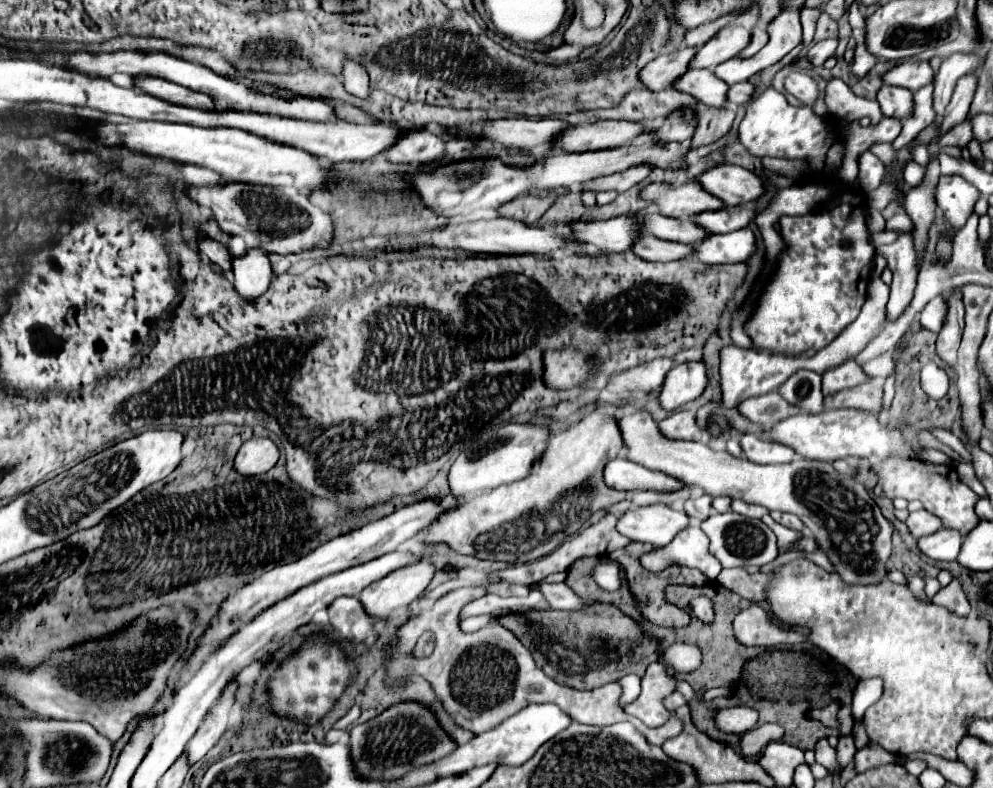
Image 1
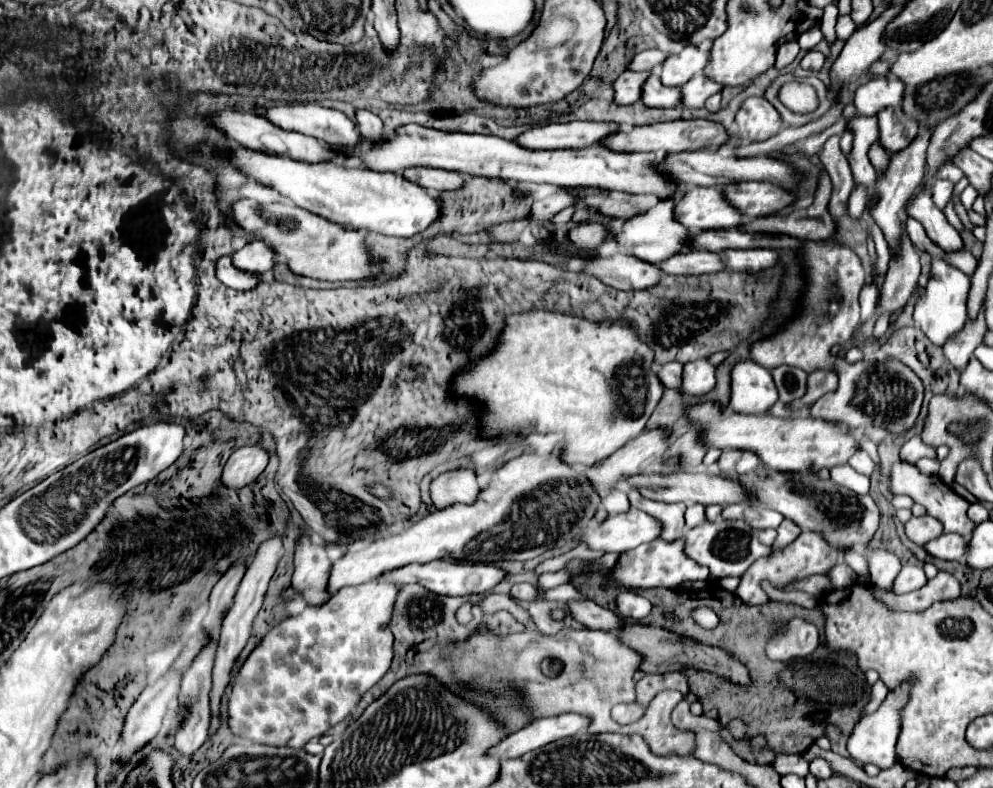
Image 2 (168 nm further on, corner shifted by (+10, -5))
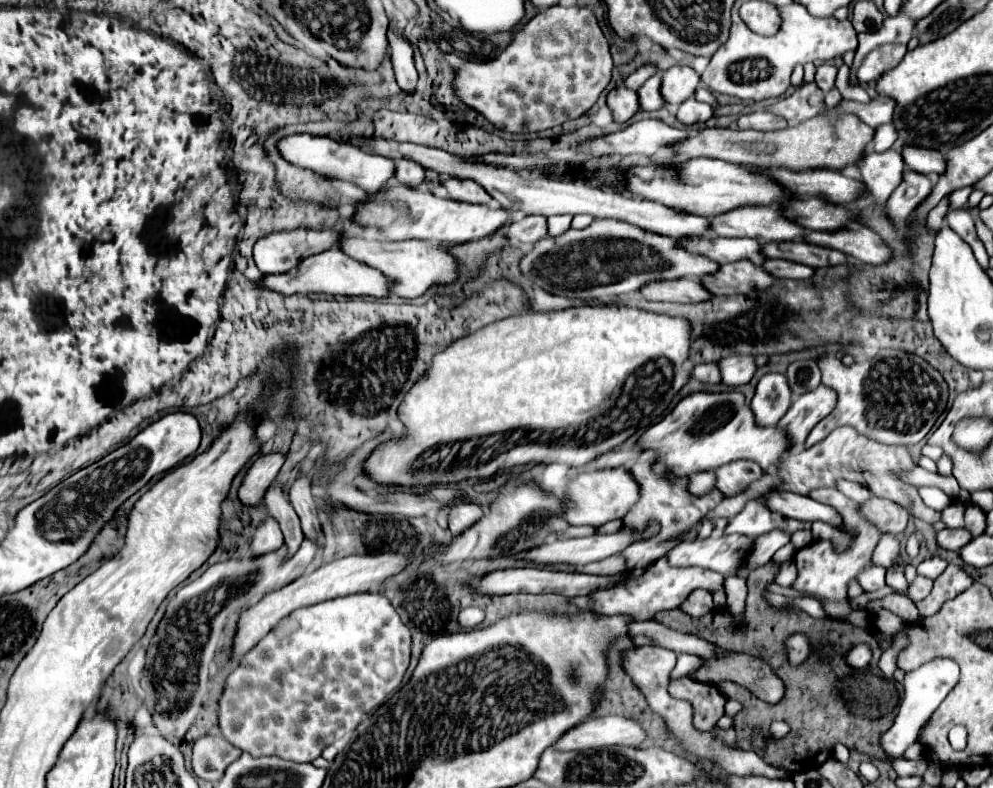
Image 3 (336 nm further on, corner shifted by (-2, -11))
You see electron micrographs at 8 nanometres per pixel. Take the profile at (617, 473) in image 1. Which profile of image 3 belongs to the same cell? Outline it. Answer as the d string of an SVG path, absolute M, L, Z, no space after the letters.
M770 491L768 503L770 503L772 511L776 511L784 517L792 517L792 519L824 521L824 523L830 523L834 527L840 527L842 521L844 521L842 515L834 507L818 503L818 501L804 497L804 495L796 495L796 493Z

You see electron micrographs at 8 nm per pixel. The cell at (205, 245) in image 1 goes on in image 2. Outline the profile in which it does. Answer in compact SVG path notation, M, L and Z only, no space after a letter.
M220 257L216 261L216 275L226 287L232 287L232 289L252 289L262 279L260 275L244 273L244 271L238 271L236 267L232 267L230 257Z

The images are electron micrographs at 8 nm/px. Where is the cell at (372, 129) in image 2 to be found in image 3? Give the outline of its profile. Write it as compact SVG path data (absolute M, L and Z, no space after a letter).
M402 159L396 163L395 175L392 178L395 181L394 185L403 185L404 187L418 187L424 183L424 167L414 163L414 161L408 161L408 159Z

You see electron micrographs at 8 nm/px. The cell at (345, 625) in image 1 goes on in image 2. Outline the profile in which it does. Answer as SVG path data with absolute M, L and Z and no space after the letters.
M302 537L296 543L296 555L294 555L294 577L292 587L300 599L304 599L306 605L320 607L330 599L328 591L328 575L334 561L344 553L332 547L314 545L310 537Z

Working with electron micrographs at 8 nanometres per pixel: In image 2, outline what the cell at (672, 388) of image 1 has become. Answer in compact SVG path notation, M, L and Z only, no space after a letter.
M698 359L698 361L694 361L694 363L686 363L686 365L684 365L682 387L678 387L678 391L680 391L682 395L702 397L702 395L706 395L714 385L716 385L714 365L710 365L706 359Z

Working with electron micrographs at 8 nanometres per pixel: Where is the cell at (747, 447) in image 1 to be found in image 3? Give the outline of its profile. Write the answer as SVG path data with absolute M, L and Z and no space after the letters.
M734 461L718 467L714 475L716 475L716 489L724 497L734 497L742 493L752 481L760 479L764 471L760 469L760 465L754 465L754 461Z

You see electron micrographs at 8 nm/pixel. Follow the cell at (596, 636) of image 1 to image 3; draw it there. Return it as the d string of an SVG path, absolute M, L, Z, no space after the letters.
M722 653L718 659L706 661L690 677L702 683L738 683L766 703L778 703L784 697L784 681L770 669L770 665L760 657L744 653Z

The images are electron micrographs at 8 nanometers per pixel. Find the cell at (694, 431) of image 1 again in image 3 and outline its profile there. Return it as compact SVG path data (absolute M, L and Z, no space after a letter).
M622 467L618 469L586 469L578 473L564 491L564 517L570 525L598 527L612 519L622 519L628 509L638 501L638 483Z

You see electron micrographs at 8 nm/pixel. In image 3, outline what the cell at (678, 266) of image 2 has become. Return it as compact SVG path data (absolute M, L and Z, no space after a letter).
M744 259L736 263L726 263L718 273L704 277L704 287L714 295L746 295L752 291L764 291L774 285L774 281L776 277L770 275L766 269Z

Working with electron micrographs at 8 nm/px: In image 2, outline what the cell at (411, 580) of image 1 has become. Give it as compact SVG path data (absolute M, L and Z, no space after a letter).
M376 581L362 583L358 587L342 587L342 591L338 591L336 595L332 595L332 599L328 603L324 603L322 607L306 607L300 615L288 617L278 627L274 627L264 637L264 641L250 653L250 657L246 659L246 663L240 667L238 677L234 679L234 687L232 687L230 701L228 701L228 713L230 713L230 729L232 729L232 733L238 735L238 737L244 737L244 739L250 739L250 741L258 741L258 743L302 747L306 741L324 735L332 725L340 723L352 711L352 707L360 701L362 693L368 691L374 683L378 683L384 677L384 673L388 671L388 667L390 667L390 661L392 661L392 655L394 655L392 653L394 637L392 637L388 625L390 625L390 619L392 619L392 611L394 611L394 603L396 603L398 593L400 593L400 587L398 585L394 585L394 583L376 583Z

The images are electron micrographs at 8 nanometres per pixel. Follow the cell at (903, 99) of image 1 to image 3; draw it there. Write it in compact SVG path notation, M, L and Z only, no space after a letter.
M904 147L902 149L904 163L922 175L942 175L946 171L946 157L934 149L920 149L920 147Z

